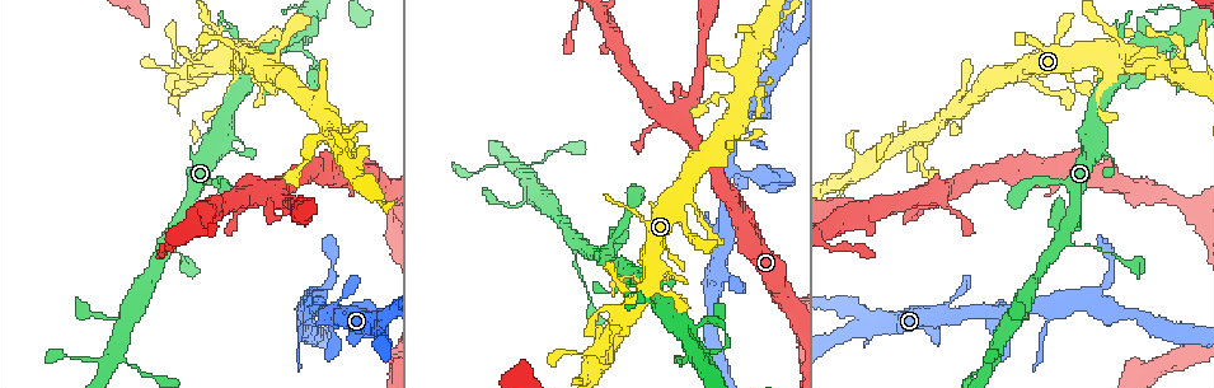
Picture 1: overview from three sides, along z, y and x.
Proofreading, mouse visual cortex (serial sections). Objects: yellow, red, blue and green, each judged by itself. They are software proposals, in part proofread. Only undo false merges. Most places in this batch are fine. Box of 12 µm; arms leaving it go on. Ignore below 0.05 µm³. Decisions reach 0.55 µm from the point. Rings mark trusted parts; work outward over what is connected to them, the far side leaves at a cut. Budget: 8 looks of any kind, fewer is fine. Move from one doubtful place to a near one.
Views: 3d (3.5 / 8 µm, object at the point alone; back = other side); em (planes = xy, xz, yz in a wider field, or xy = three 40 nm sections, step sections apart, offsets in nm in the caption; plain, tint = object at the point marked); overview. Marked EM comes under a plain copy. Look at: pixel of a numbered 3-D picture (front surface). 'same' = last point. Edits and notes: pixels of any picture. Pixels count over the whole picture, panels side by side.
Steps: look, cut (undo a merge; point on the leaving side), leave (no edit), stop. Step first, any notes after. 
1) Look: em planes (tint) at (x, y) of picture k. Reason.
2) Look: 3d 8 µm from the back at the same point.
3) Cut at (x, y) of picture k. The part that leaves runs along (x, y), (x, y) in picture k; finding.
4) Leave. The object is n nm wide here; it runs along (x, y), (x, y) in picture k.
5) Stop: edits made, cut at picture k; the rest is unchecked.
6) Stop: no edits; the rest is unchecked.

Look: 3d 8 µm from the back at (255, 42) of picture 1. Thin neck.

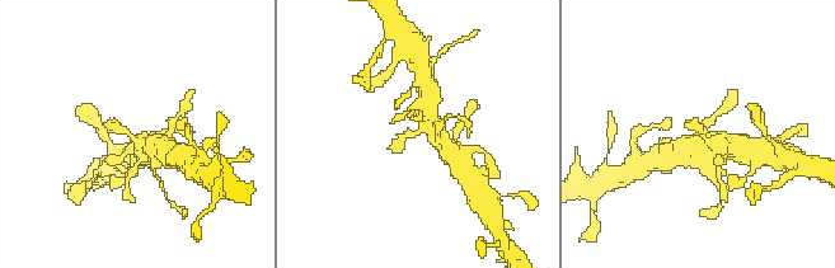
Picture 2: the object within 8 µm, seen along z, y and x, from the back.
Look: 3d 3.5 µm from the back at (414, 132) of picture 2.

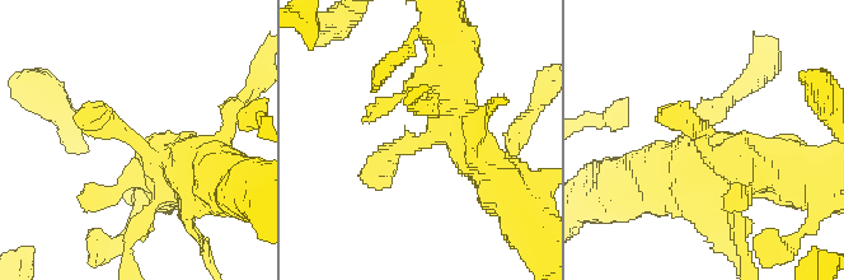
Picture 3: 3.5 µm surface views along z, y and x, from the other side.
Look: em xy step 3 (tint) at (703, 144) of picture 3. Shape alone is not enough.

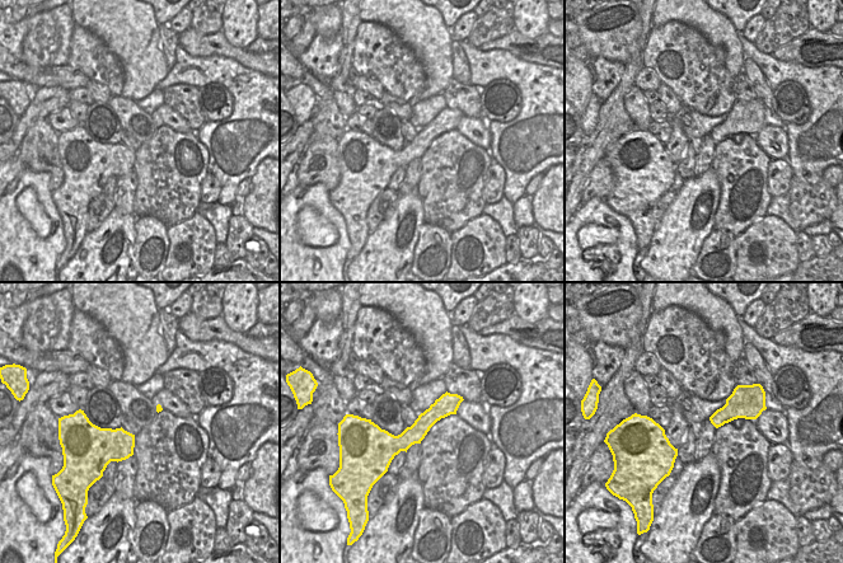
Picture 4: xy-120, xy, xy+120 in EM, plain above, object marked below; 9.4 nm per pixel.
Leave. It runs along (458, 399), (403, 441), (368, 432) in picture 4; continuous, no second cell.

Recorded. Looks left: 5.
Look: 3d 3.5 µm at (942, 201) of picture 1.

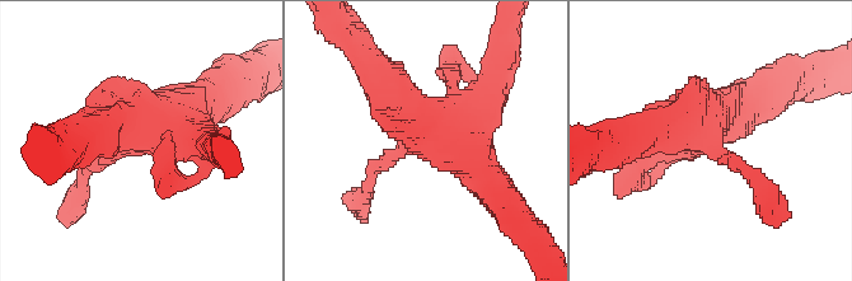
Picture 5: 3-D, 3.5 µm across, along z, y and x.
Look: em planes (tint) at (714, 144) of picture 5. Shape alone is not enough.

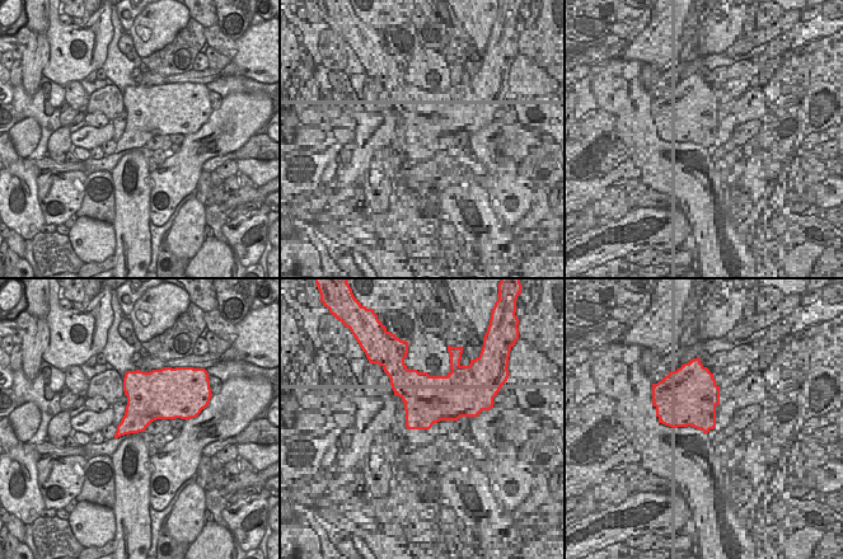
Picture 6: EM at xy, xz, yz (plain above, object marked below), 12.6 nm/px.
Look: em xy step 3 (tint) at the same point.

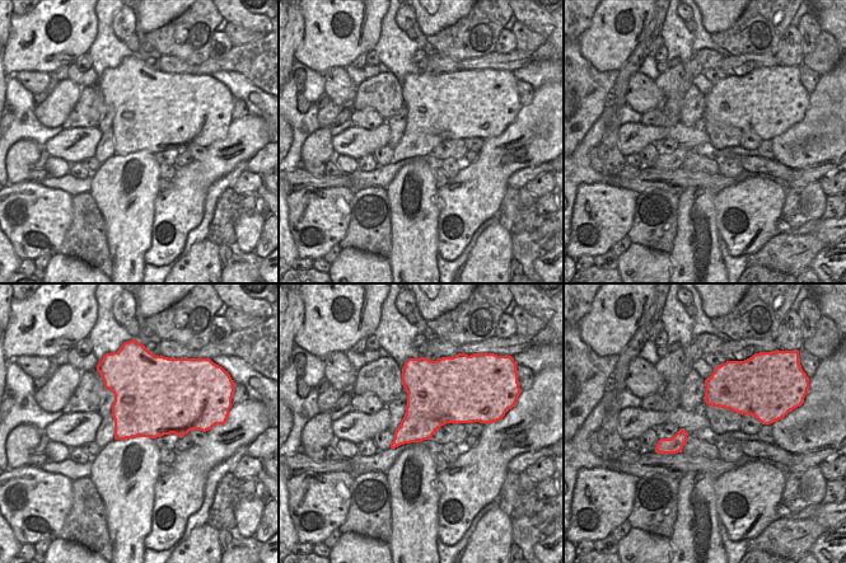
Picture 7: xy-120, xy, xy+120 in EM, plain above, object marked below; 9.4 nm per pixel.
Leave. The object is 480 nm wide here; it runs along (494, 190), (380, 75) in picture 5; one cell here.

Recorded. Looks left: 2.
Look: 3d 3.5 µm at (742, 186) of picture 1. Sudden change in width.

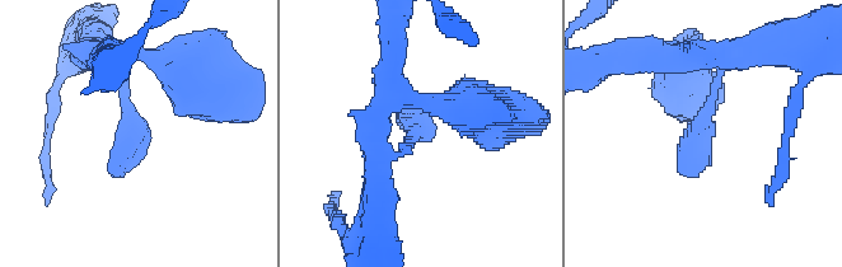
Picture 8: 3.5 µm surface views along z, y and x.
Look: em planes (tint) at (414, 129) of picture 8. Shape alone is not enough.

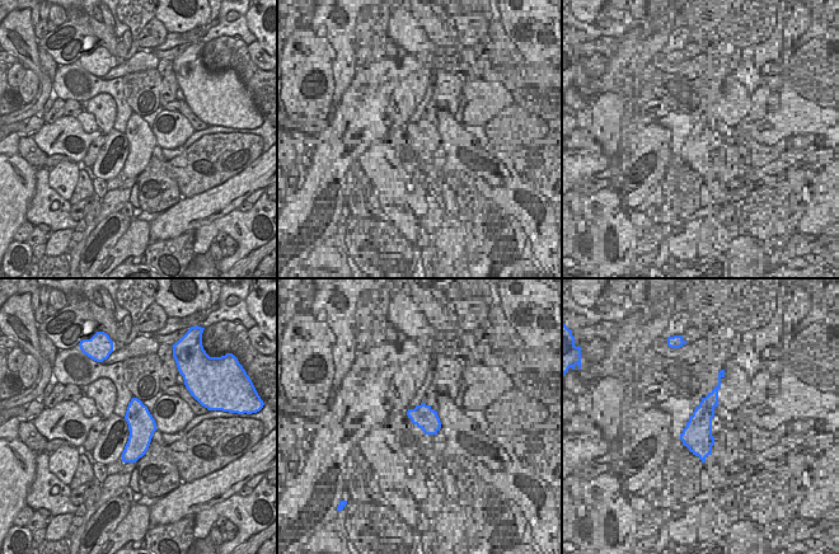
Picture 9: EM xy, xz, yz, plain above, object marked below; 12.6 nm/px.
Leave. It runs along (730, 52), (684, 173) in picture 8; all the same cell.

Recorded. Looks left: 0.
Stop: no edits; the rest is unchecked.

